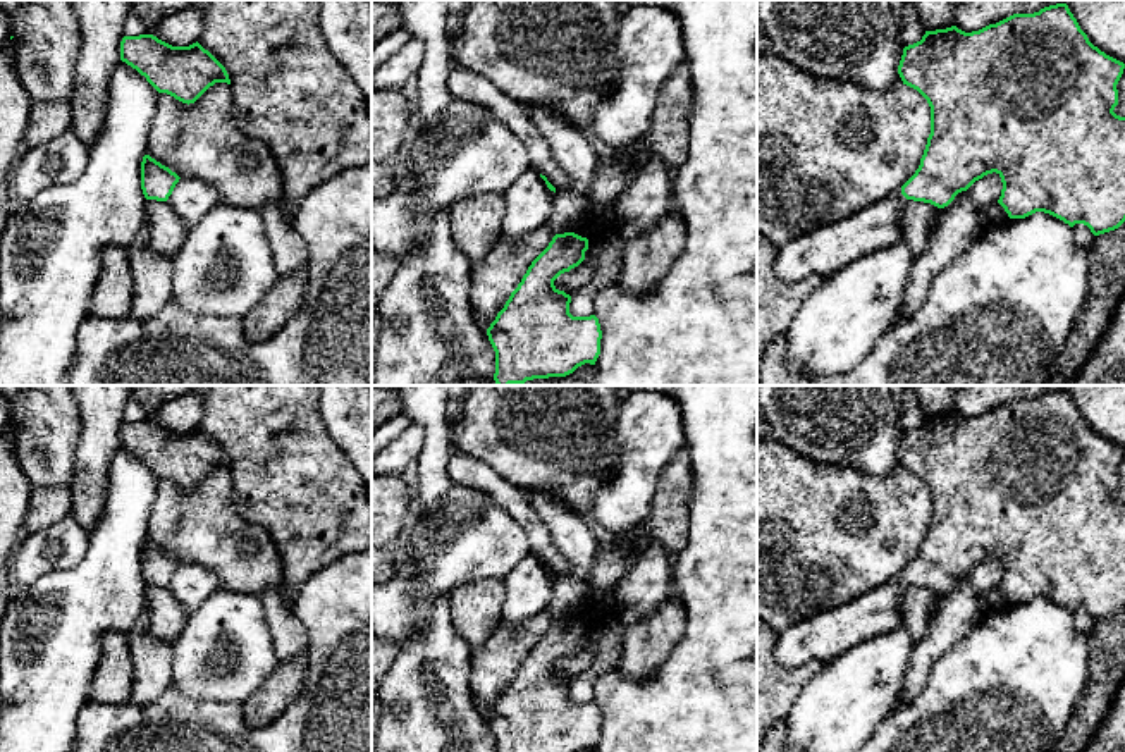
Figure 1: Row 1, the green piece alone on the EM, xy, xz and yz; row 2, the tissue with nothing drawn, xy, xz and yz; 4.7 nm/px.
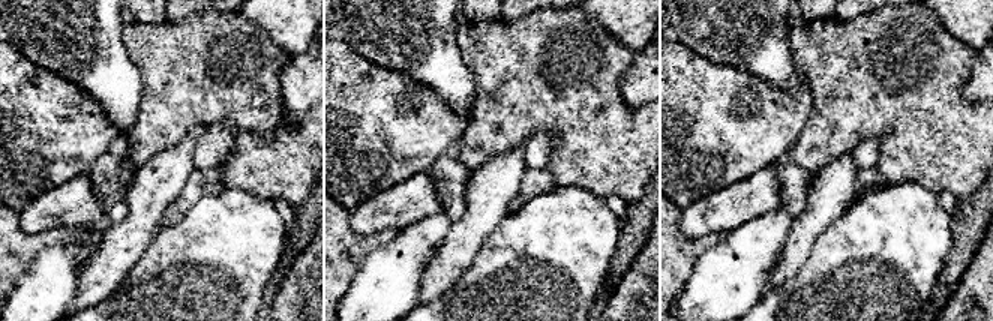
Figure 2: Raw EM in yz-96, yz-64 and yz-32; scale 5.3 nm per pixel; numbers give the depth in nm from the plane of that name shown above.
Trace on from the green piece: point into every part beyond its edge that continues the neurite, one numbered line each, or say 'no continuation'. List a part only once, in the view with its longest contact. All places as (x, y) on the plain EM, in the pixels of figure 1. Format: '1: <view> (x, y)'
no continuation

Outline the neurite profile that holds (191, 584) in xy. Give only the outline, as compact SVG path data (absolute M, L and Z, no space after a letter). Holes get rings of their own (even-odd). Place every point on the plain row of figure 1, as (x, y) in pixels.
M181 563L167 589L189 614L218 589L218 580L203 564Z

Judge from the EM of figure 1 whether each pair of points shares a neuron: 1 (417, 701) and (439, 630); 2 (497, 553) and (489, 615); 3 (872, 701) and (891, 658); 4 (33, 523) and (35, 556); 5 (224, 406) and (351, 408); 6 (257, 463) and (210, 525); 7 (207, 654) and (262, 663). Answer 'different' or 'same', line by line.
1: same
2: different
3: same
4: different
5: different
6: different
7: same

